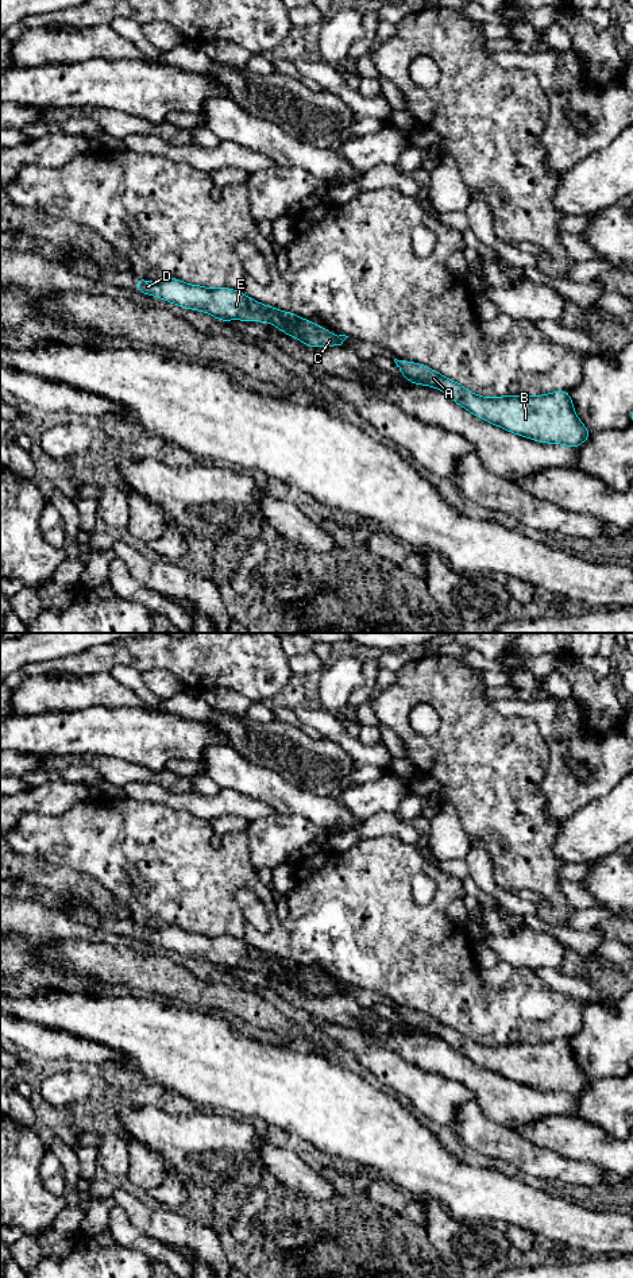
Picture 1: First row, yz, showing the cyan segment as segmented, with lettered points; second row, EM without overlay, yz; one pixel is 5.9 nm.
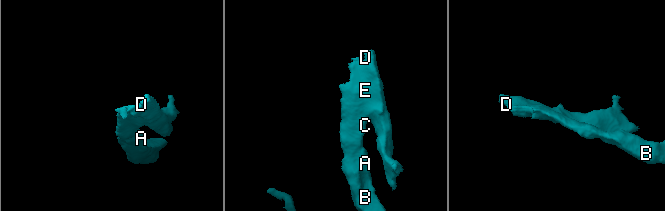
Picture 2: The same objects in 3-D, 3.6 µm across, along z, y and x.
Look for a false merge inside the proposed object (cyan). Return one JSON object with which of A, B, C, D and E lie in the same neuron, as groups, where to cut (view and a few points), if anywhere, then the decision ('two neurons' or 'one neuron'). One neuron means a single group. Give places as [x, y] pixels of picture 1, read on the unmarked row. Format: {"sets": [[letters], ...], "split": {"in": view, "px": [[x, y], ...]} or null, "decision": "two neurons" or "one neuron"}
{"sets": [["A", "B", "C"], ["D", "E"]], "split": {"in": "yz", "px": [[247, 948], [251, 957], [277, 962], [303, 984]]}, "decision": "two neurons"}

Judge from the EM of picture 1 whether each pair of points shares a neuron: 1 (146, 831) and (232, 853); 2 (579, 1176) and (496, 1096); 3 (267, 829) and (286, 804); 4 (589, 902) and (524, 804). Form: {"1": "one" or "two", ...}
{"1": "one", "2": "two", "3": "two", "4": "two"}

